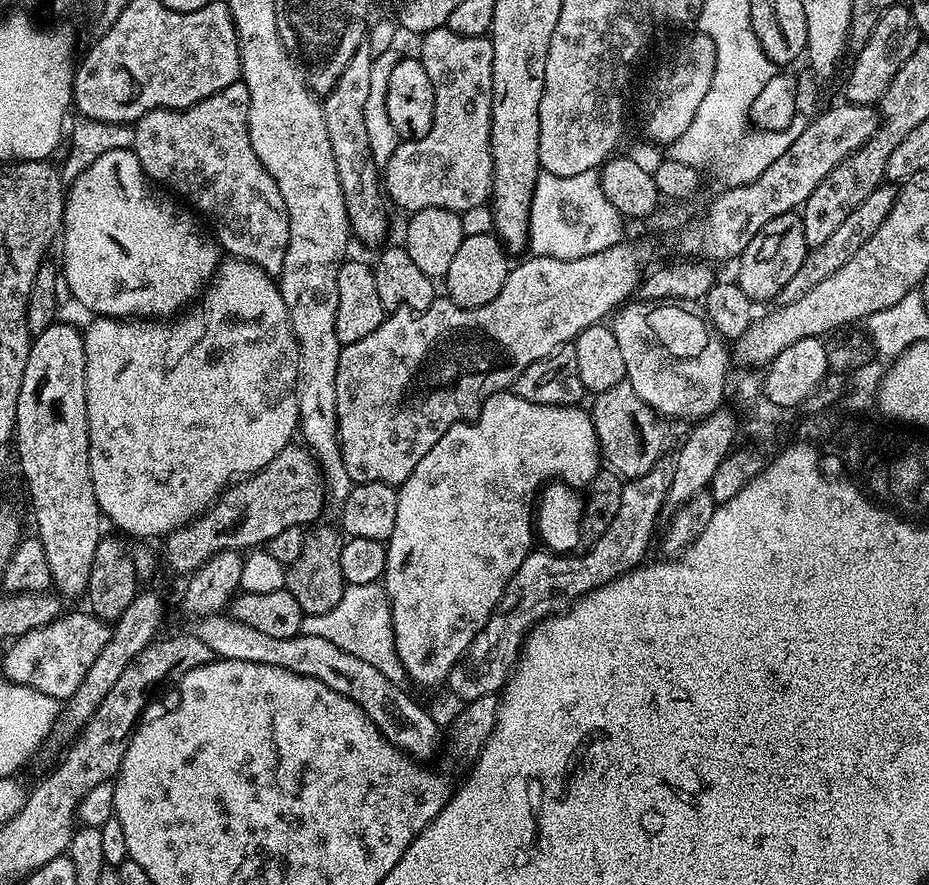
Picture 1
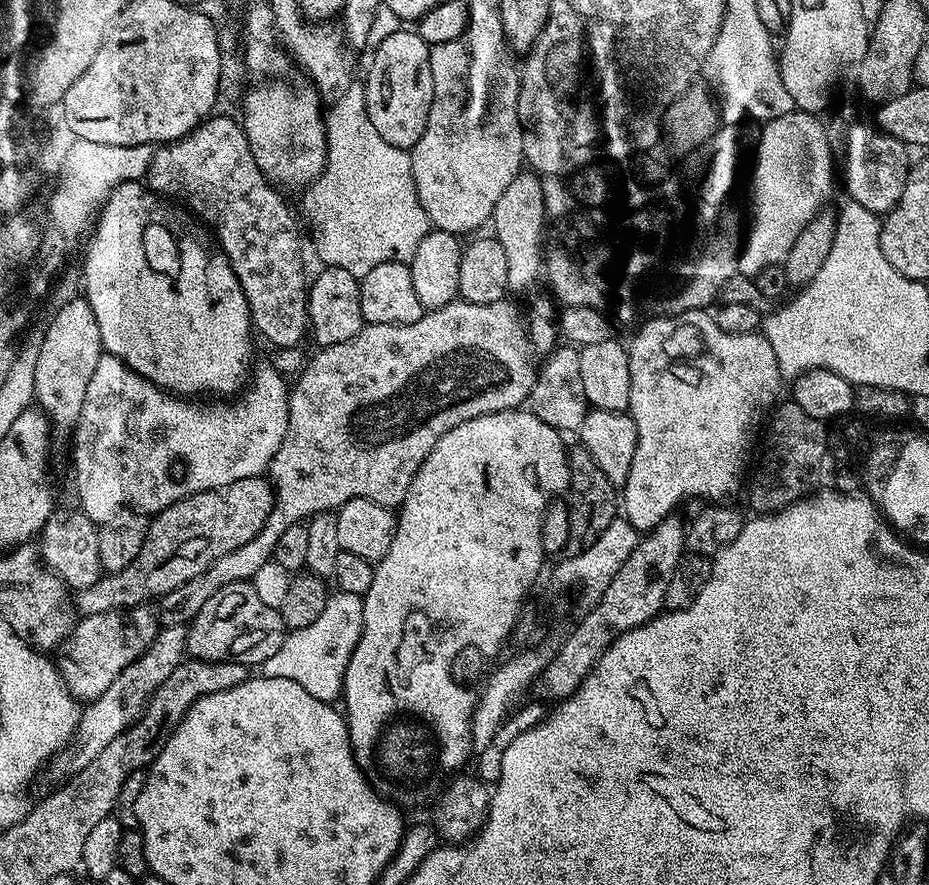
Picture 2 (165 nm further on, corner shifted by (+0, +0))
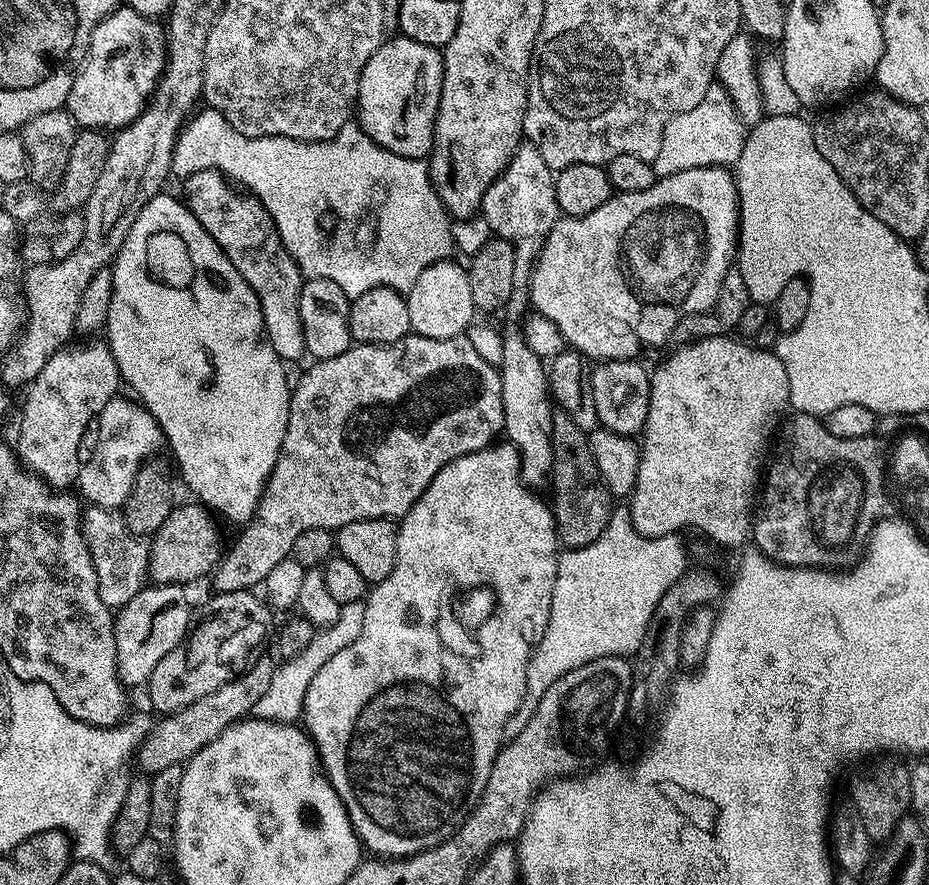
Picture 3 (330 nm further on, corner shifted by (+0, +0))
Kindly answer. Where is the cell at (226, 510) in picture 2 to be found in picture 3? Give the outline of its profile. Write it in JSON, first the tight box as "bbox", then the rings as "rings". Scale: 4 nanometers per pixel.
{"bbox":[146,502,222,586],"rings":[[[191,502],[173,507],[170,518],[162,522],[162,526],[156,531],[155,536],[151,537],[149,547],[146,552],[146,572],[153,585],[158,584],[179,584],[188,586],[191,580],[200,580],[209,575],[215,569],[222,556],[222,547],[220,548],[220,532],[216,529],[216,524],[211,520],[209,509],[199,502]]]}

